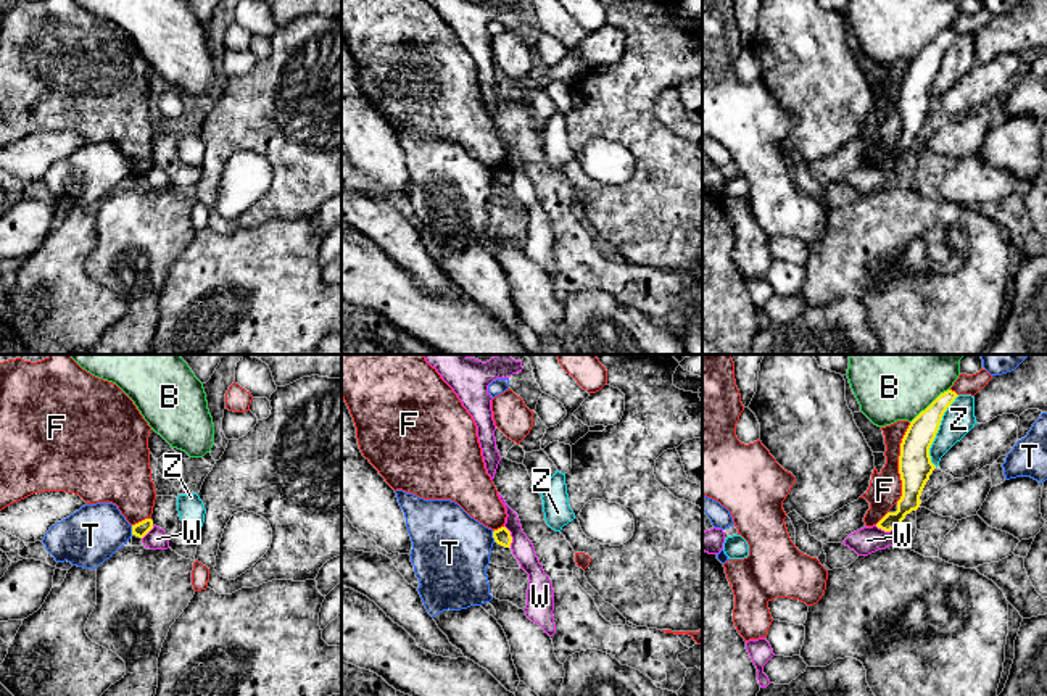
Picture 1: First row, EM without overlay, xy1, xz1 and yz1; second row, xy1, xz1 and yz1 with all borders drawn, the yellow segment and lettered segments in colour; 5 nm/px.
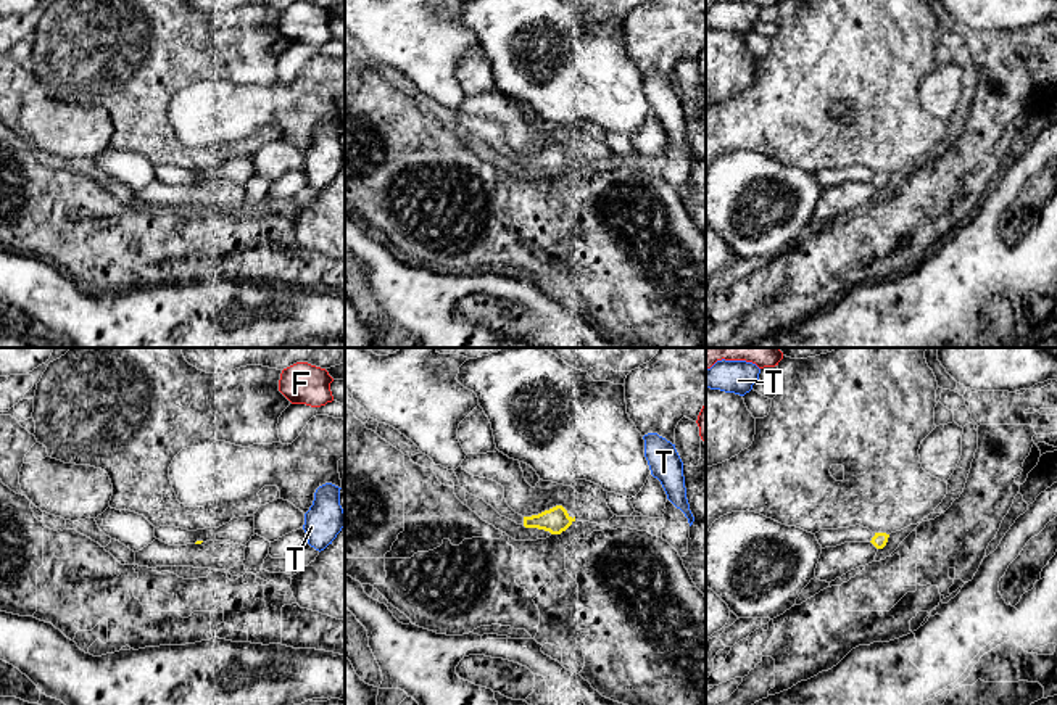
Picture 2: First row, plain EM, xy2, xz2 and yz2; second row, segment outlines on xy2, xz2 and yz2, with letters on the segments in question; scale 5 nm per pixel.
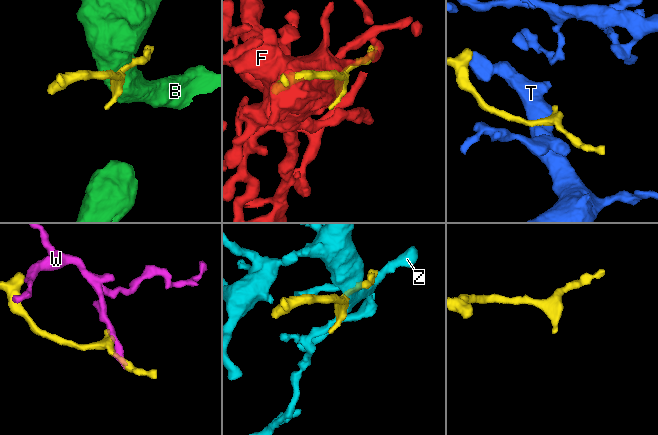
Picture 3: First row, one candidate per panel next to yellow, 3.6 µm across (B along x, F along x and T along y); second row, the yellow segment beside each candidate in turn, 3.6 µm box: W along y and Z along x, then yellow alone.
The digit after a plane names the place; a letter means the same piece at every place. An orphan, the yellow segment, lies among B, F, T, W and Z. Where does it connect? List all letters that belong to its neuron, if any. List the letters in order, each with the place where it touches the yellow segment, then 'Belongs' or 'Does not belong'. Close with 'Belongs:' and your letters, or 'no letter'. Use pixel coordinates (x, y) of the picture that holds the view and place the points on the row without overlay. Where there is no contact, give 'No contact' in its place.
B: Touches yellow at yz1 (931, 42). Does not belong
F: Touches yellow at yz1 (899, 102). Does not belong
T: Touches yellow at xy1 (132, 169). Does not belong
W: Touches yellow at xz1 (511, 176). Does not belong
Z: Touches yellow at yz1 (938, 68). Does not belong
Belongs: no letter

